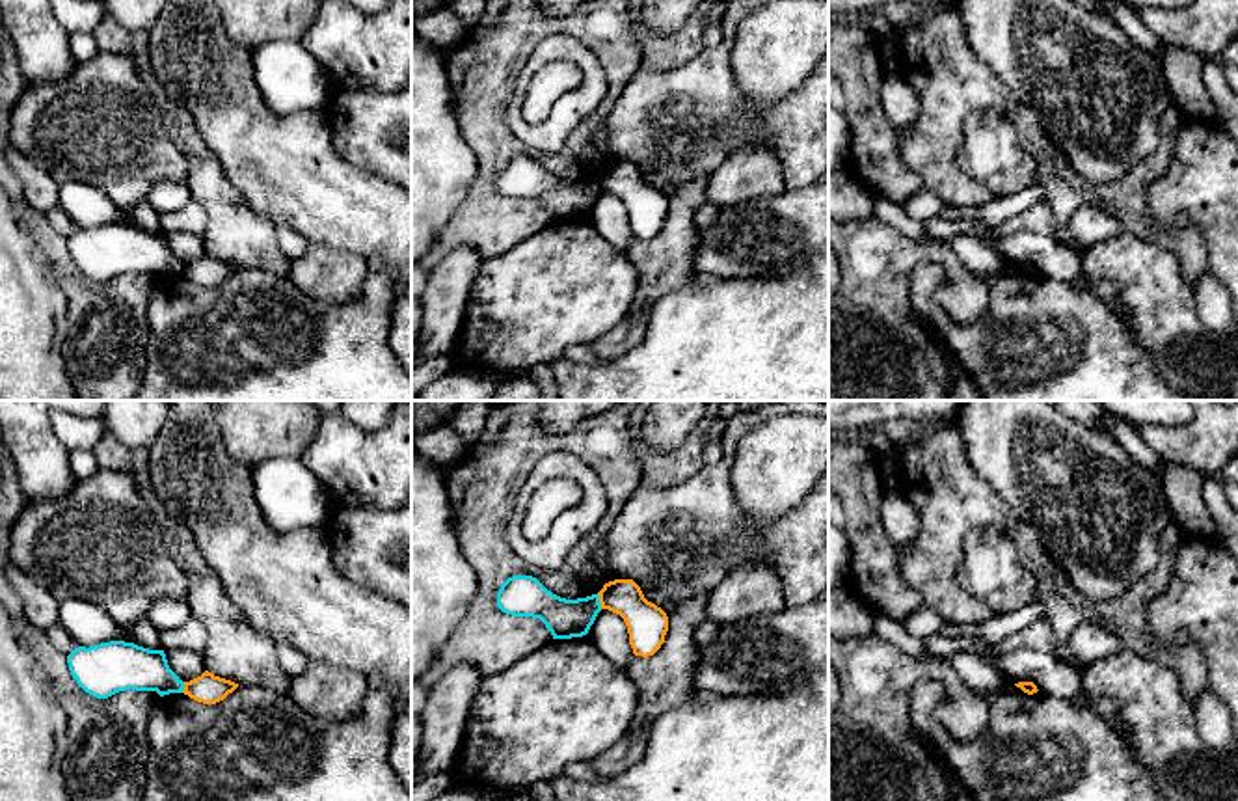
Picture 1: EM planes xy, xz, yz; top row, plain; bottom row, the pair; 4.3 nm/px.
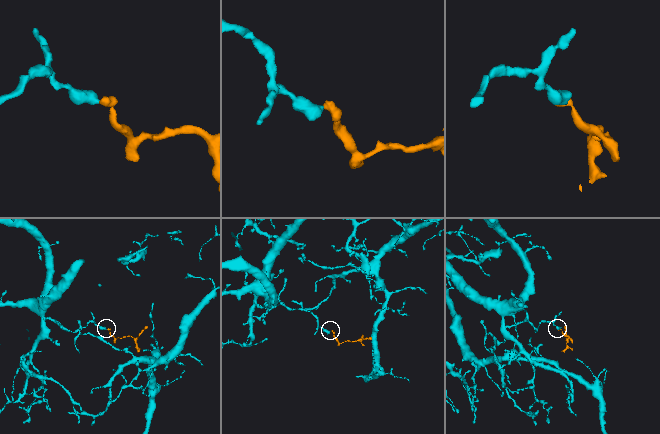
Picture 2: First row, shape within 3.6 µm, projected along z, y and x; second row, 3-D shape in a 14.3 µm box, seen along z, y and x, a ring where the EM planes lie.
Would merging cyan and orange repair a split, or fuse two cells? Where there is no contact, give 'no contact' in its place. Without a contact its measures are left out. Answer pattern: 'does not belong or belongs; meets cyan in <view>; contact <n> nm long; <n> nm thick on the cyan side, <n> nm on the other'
does not belong; meets cyan in xz; contact 70 nm long; 170 nm thick on the cyan side, 180 nm on the other

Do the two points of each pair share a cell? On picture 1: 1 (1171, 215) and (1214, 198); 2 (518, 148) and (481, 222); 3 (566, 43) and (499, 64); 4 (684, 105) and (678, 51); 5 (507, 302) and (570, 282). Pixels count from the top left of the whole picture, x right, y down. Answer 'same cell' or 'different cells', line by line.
1: same cell
2: same cell
3: different cells
4: different cells
5: same cell

